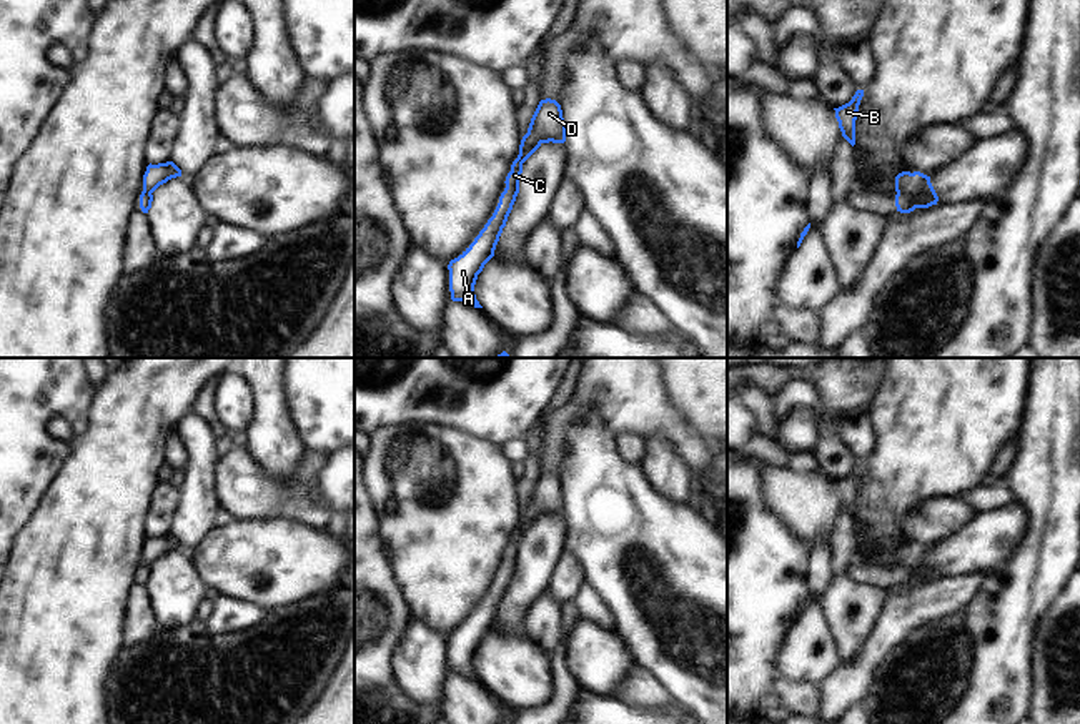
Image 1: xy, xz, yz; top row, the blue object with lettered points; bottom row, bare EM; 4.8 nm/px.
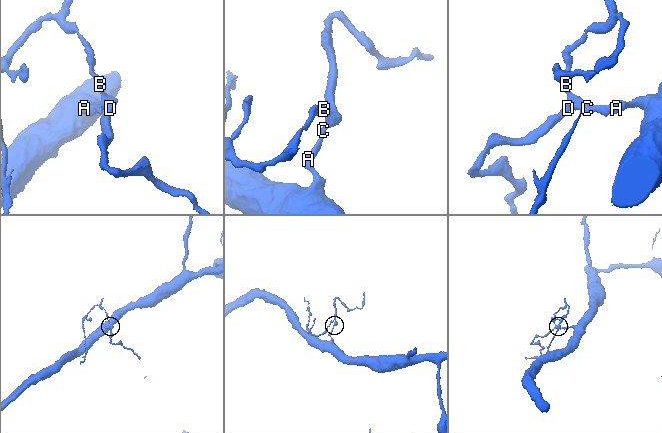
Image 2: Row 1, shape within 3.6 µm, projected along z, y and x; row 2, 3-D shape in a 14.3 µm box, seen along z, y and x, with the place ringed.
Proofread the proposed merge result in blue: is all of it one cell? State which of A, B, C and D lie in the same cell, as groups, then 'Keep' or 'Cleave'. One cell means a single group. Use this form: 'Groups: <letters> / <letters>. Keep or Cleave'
Groups: A C / B D. Cleave.

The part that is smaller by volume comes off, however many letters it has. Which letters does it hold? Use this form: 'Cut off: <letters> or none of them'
Cut off: B, D

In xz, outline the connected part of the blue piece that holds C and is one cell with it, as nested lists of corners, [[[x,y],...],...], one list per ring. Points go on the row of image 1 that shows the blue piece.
[[[516,158],[506,176],[506,188],[499,196],[499,203],[474,241],[454,260],[449,261],[449,291],[453,301],[464,301],[474,308],[483,308],[474,295],[478,275],[484,265],[494,256],[496,245],[506,226],[519,193],[519,176],[523,173],[523,160]]]

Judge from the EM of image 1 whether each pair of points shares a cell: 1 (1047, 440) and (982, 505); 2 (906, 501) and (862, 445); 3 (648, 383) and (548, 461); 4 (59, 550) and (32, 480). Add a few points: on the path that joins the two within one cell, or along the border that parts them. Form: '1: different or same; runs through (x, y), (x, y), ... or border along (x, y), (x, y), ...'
1: different; border along (1005, 485), (1020, 500)
2: different; border along (869, 415), (874, 450), (862, 461)
3: same; runs through (616, 383), (593, 391), (559, 430)
4: different; border along (60, 470), (52, 490), (19, 536)

